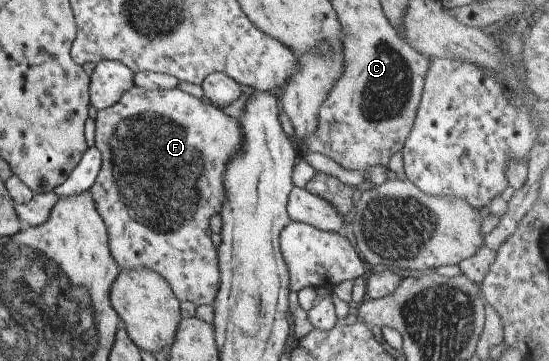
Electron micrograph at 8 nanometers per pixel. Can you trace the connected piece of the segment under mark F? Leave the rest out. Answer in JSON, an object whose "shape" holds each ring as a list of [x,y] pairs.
{"shape":[[[132,86],[125,91],[119,100],[103,110],[98,110],[95,121],[94,147],[100,152],[101,166],[96,174],[94,183],[89,187],[92,201],[103,219],[108,238],[108,247],[116,265],[121,270],[147,269],[156,272],[166,280],[176,299],[188,301],[197,308],[201,305],[208,305],[214,301],[216,289],[218,289],[218,269],[216,269],[216,249],[210,243],[209,219],[219,213],[222,204],[225,202],[225,191],[222,189],[222,171],[226,169],[231,156],[238,154],[243,147],[243,137],[239,121],[224,113],[217,105],[208,102],[206,99],[196,98],[188,93],[172,88],[169,90],[145,90],[138,86]]]}

